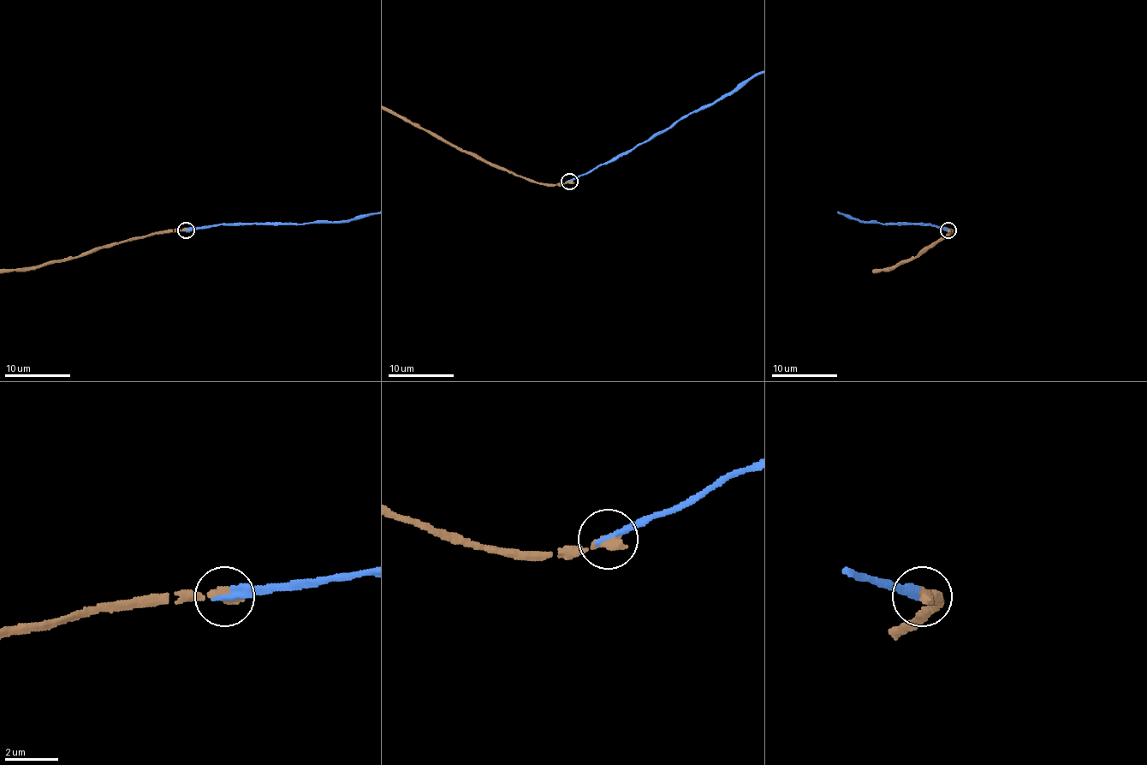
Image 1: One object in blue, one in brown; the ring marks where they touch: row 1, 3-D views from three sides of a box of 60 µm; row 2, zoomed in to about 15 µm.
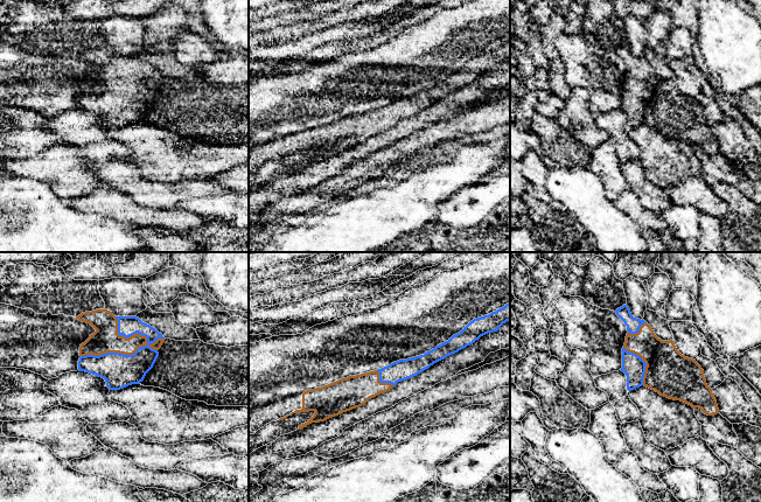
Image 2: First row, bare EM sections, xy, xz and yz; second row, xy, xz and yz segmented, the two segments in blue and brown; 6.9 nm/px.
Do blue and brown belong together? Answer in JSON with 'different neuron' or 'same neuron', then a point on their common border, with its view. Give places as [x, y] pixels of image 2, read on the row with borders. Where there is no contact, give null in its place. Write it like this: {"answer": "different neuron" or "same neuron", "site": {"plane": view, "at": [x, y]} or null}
{"answer": "same neuron", "site": {"plane": "xy", "at": [121, 354]}}

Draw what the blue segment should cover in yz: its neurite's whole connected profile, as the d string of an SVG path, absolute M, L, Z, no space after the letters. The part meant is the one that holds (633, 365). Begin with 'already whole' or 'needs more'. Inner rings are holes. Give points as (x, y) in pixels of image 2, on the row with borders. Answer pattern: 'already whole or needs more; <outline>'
needs more; M627 305L615 313L628 332L621 368L627 376L628 391L644 385L669 399L699 407L707 416L719 412L704 370L696 360L682 355L672 340L658 339L650 325L631 315Z

